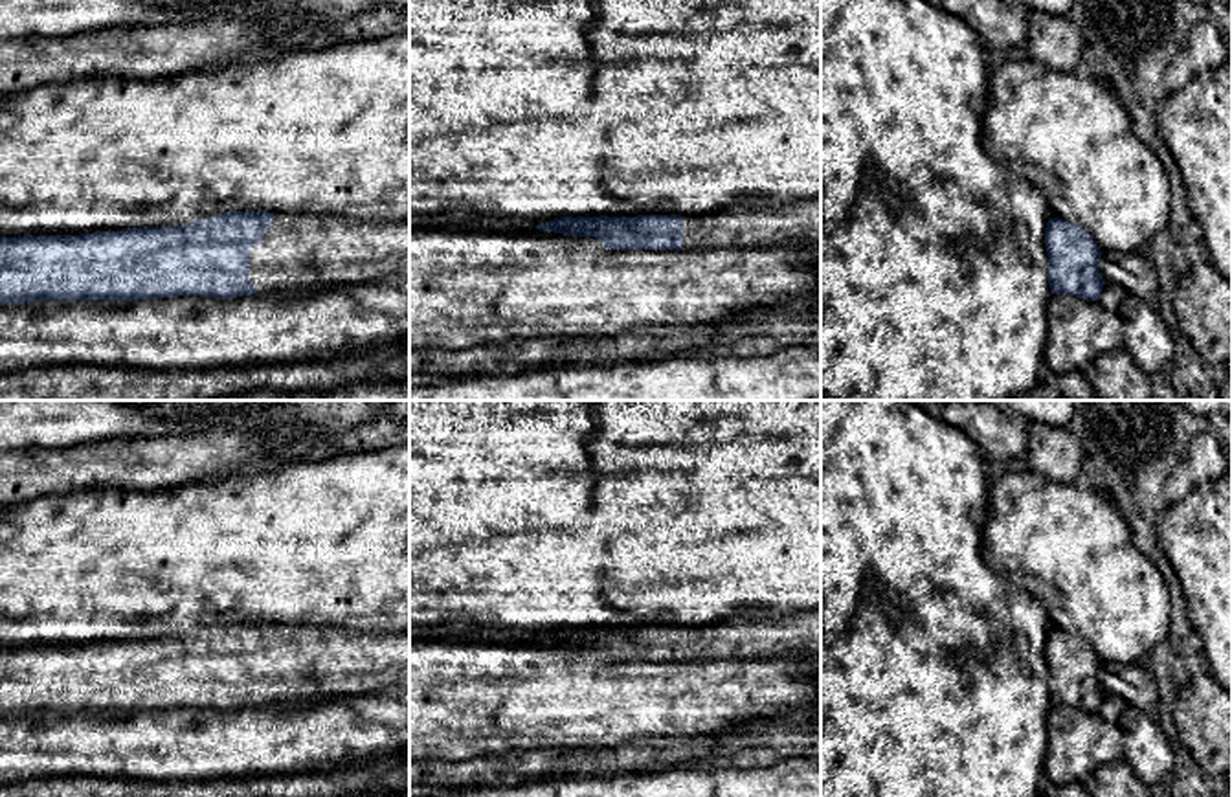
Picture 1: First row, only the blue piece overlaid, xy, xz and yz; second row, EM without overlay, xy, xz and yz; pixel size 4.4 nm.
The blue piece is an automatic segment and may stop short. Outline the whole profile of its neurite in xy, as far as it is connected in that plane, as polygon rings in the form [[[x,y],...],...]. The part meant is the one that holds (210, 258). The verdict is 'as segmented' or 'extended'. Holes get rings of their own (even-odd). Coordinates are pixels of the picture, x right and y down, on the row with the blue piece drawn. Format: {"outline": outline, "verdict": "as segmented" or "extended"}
{"outline": [[[230,211],[185,226],[0,237],[0,305],[42,299],[231,299],[272,290],[365,285],[409,275],[409,220]]], "verdict": "extended"}

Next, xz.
{"outline": [[[821,198],[784,206],[749,202],[681,217],[560,217],[538,230],[600,239],[606,250],[755,248],[780,242],[821,244]]], "verdict": "extended"}

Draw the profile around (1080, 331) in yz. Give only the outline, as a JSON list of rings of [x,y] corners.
[[[1050,294],[1047,314],[1047,371],[1083,371],[1098,356],[1124,345],[1118,316],[1098,301]]]

